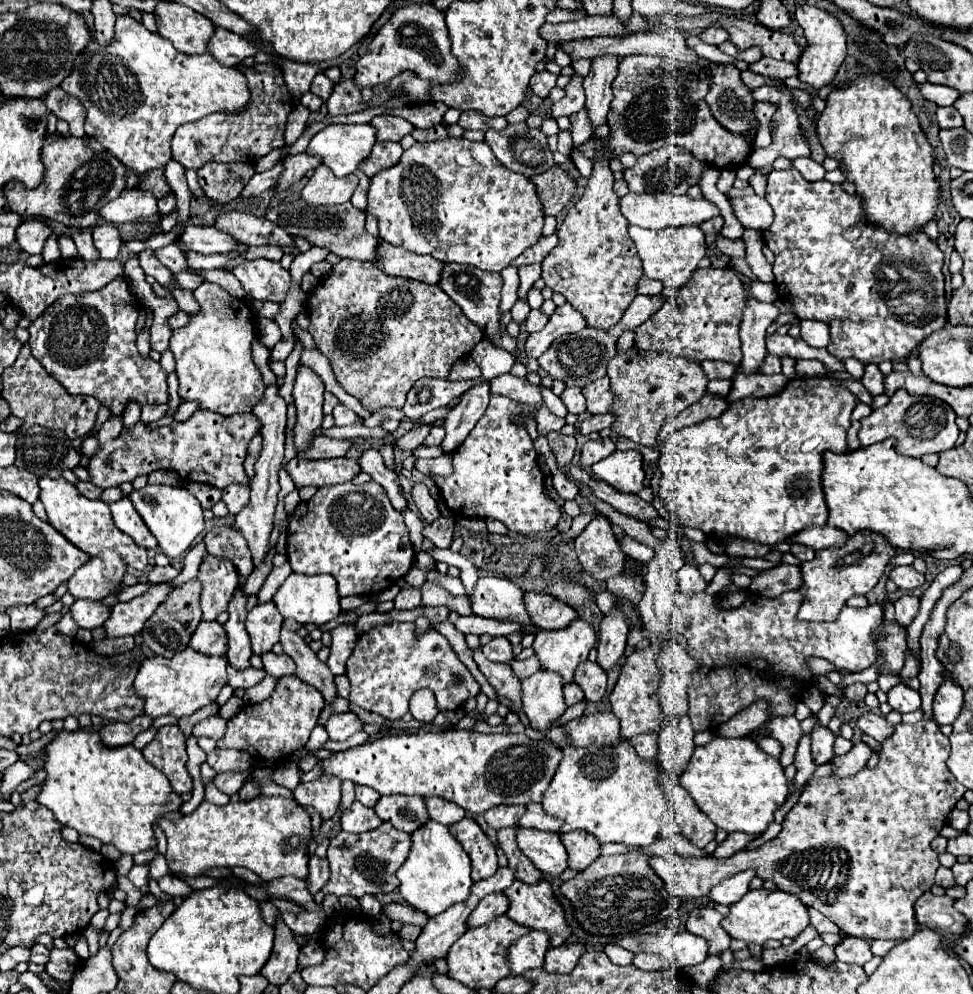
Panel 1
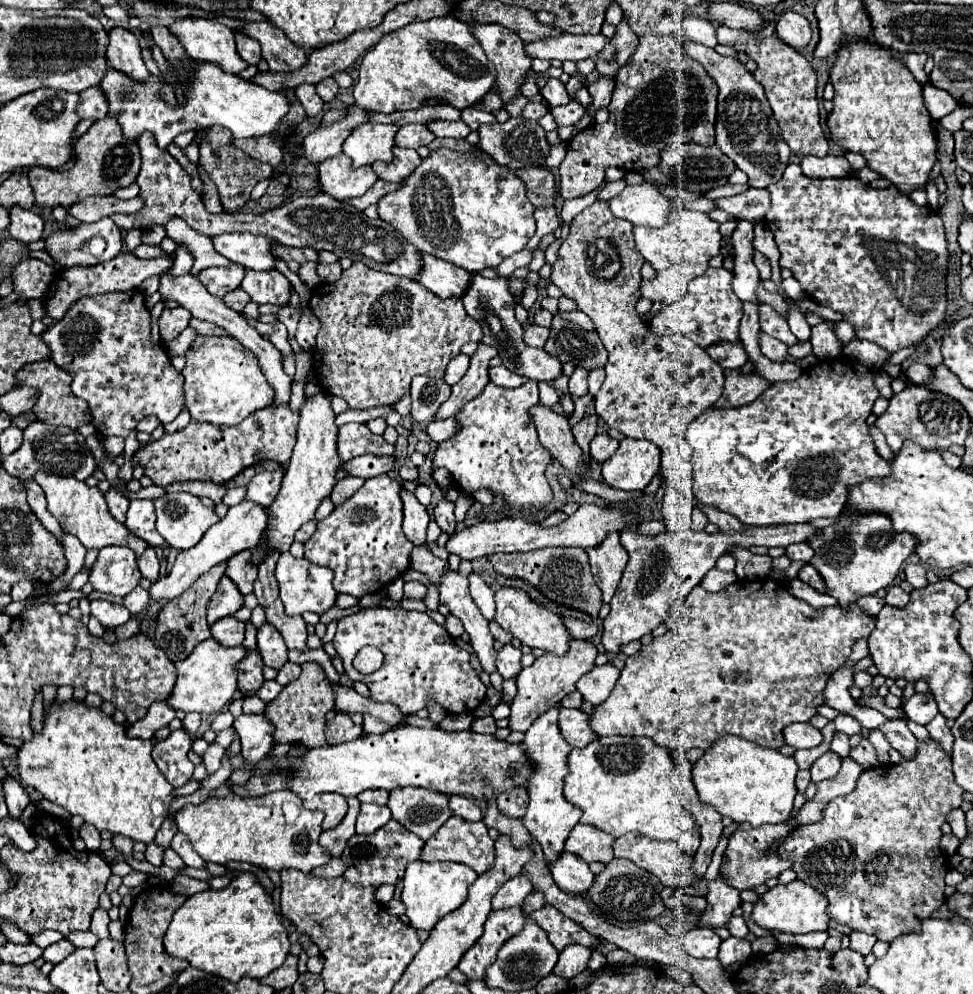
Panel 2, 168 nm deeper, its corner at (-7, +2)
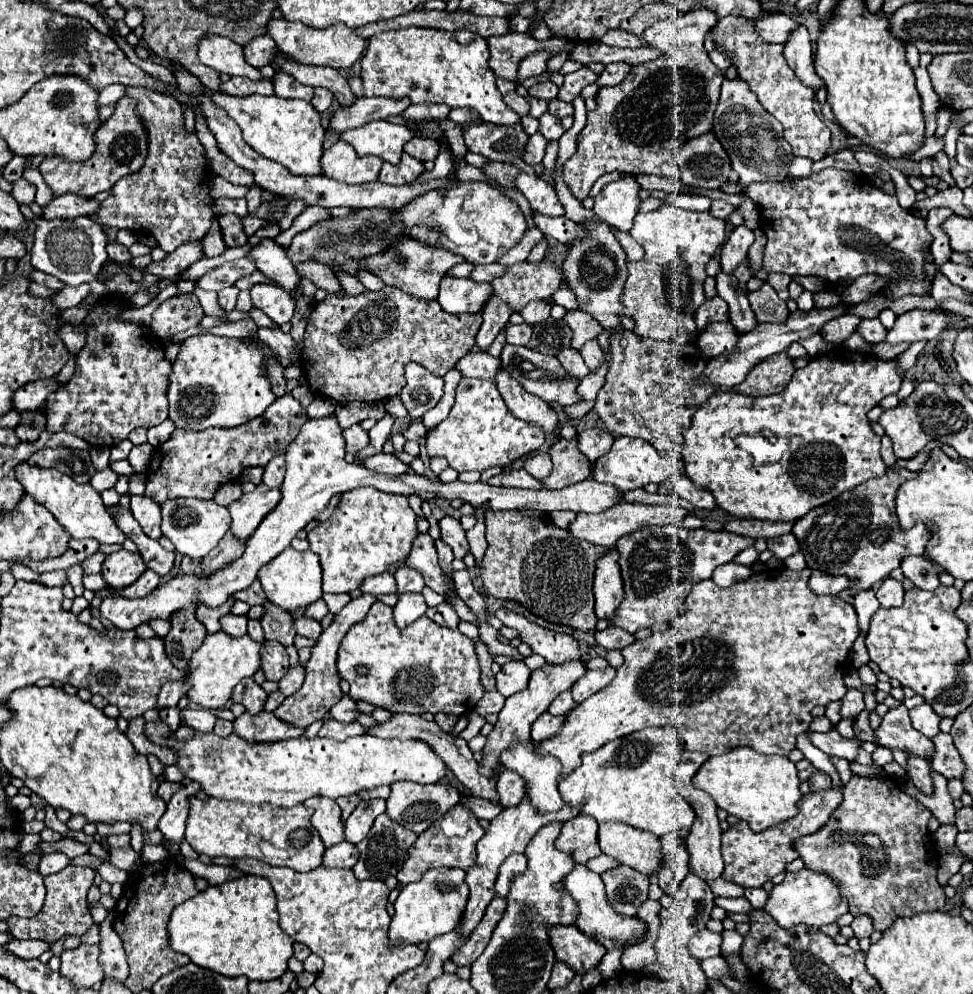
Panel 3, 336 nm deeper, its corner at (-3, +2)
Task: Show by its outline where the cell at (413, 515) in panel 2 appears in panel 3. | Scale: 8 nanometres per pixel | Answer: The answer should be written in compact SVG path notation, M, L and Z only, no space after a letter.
M430 534L416 536L416 540L412 544L412 552L410 552L408 560L402 564L416 568L424 576L426 586L432 588L434 592L442 594L448 600L448 590L446 590L448 578L444 578L444 572L440 570L436 550L434 550L434 540L430 538Z

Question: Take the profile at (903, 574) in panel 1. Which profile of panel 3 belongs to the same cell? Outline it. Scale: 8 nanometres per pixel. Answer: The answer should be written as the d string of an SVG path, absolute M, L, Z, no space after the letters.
M908 556L902 560L900 568L904 576L922 590L936 590L940 586L940 580L938 580L940 570L926 556Z

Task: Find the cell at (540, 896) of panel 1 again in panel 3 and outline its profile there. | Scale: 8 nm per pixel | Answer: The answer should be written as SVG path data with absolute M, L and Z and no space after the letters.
M556 926L550 932L556 960L568 964L574 974L584 976L588 970L598 968L606 948L592 938L586 938L576 926Z

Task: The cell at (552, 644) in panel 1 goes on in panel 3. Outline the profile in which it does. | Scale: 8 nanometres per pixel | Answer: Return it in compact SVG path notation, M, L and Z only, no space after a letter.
M564 662L564 664L558 664L558 666L552 666L552 664L546 664L542 666L540 670L534 670L532 672L532 678L530 678L530 684L524 692L520 694L514 694L506 700L504 708L500 710L498 714L498 722L494 724L494 730L488 734L488 740L486 740L486 746L482 748L482 754L484 758L480 760L480 772L482 774L498 774L502 762L500 762L500 754L504 750L508 750L512 746L512 742L530 742L530 726L534 724L534 720L548 710L548 706L552 704L552 700L564 692L564 690L570 690L570 686L582 676L586 674L586 664L584 662Z

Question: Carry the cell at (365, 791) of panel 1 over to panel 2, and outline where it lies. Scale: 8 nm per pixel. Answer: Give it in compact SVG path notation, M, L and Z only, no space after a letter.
M364 790L358 794L360 802L372 802L372 804L386 804L388 802L388 790Z

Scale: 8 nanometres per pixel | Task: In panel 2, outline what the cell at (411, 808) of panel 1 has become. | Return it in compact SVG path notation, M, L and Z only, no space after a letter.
M398 788L390 792L388 808L392 810L392 818L398 820L404 828L408 828L412 834L420 836L422 840L428 840L432 834L438 832L438 828L452 816L448 808L448 794L432 792L426 788Z

